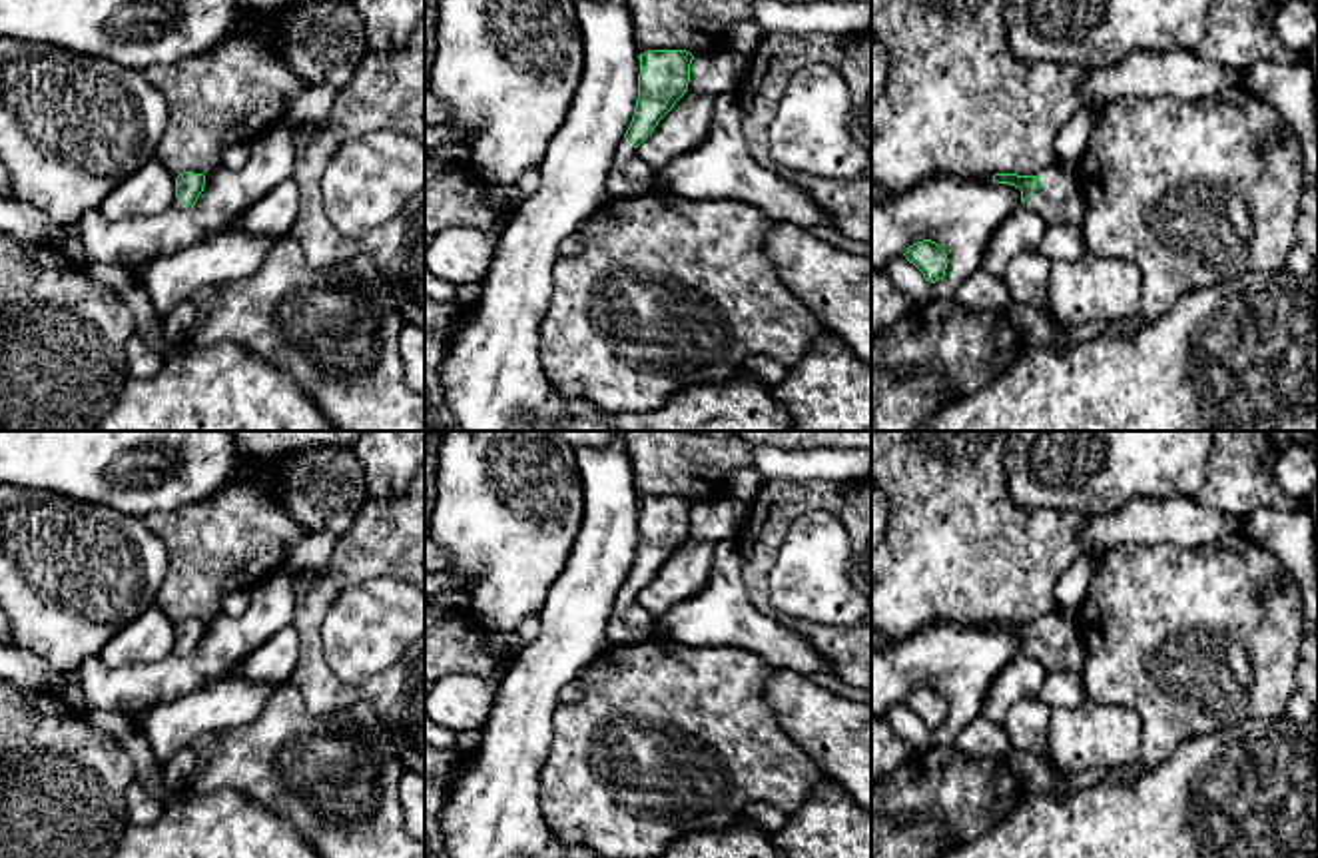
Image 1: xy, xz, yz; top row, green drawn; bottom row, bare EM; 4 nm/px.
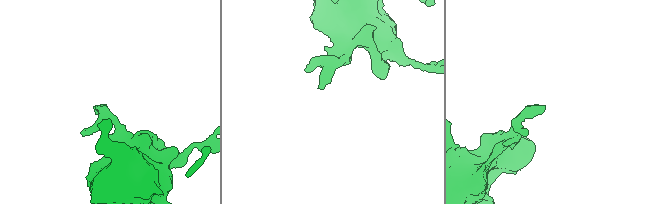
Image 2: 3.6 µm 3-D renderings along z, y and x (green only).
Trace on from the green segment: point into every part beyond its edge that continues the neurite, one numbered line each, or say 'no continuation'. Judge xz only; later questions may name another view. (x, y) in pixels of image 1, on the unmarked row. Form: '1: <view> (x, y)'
1: xz (629, 623)

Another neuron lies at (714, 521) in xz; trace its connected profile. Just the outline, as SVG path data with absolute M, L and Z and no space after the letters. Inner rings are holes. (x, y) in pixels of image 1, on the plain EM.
M728 495L718 501L692 507L686 541L692 545L716 545L718 541L734 539L738 527L736 499Z

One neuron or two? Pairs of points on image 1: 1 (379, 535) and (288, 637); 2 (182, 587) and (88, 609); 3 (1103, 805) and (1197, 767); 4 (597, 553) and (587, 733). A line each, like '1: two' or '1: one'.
1: two
2: two
3: one
4: two

